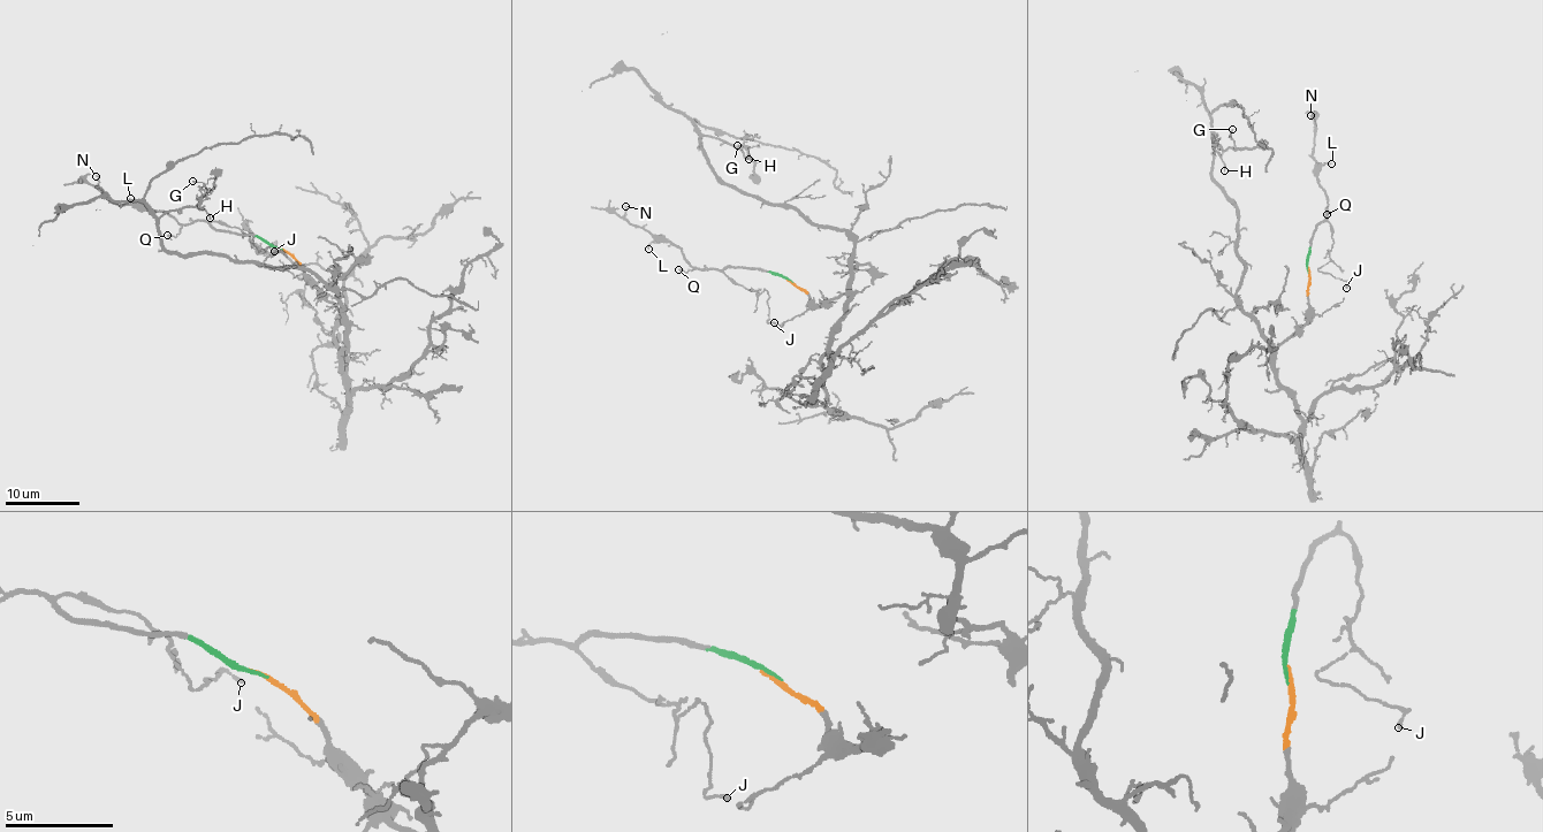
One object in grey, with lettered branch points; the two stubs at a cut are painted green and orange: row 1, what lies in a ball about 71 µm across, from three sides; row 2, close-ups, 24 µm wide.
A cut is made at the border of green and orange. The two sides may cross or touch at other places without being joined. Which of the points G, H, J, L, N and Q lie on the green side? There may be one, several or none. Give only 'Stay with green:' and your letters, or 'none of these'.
Stay with green: J, L, N, Q

